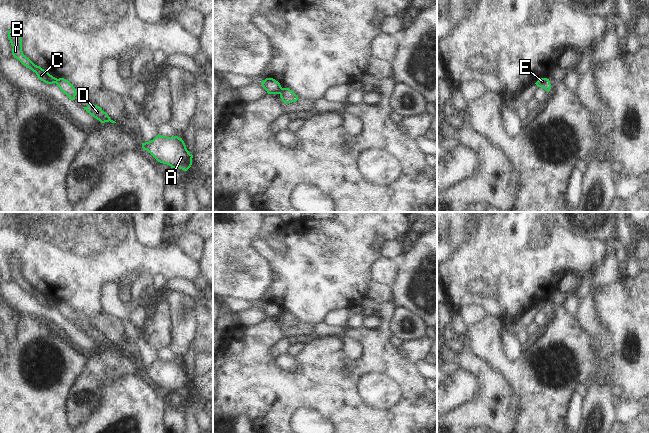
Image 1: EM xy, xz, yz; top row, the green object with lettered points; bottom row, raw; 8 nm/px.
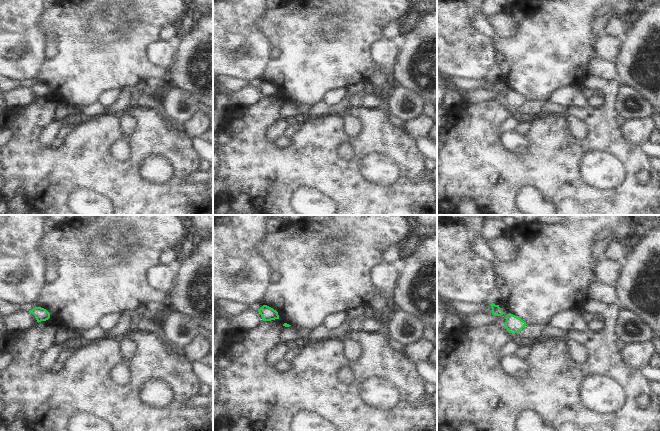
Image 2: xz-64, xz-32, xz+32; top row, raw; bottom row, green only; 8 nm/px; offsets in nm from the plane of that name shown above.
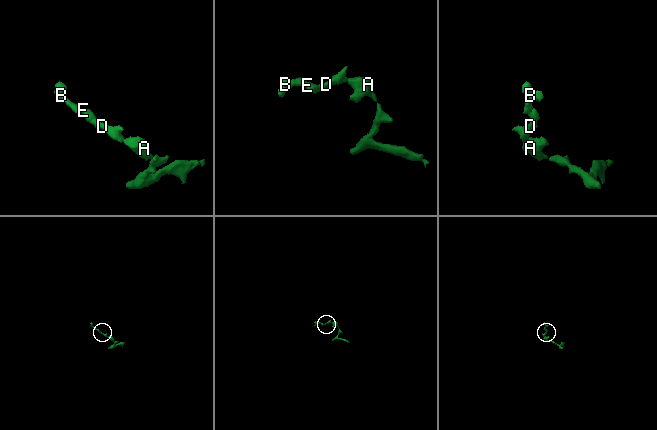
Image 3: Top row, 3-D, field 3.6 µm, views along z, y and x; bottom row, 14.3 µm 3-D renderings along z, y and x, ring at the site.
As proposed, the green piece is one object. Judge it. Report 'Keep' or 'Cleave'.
Cleave

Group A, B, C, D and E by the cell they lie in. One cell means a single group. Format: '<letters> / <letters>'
A D E / B C

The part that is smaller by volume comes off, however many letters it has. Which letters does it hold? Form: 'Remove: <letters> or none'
Remove: B, C

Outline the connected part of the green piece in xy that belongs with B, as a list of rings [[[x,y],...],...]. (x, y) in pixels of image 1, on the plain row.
[[[10,253],[8,255],[8,262],[13,270],[12,278],[14,282],[18,283],[24,290],[36,297],[37,301],[47,307],[53,308],[57,306],[57,302],[50,299],[47,294],[35,289],[22,275],[22,259],[17,253]]]

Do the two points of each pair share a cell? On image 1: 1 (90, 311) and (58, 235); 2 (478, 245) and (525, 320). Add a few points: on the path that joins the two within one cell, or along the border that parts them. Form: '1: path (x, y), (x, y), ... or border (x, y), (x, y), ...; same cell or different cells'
1: path (83, 292), (73, 270), (73, 254); same cell
2: border (534, 306), (519, 318), (510, 322); different cells

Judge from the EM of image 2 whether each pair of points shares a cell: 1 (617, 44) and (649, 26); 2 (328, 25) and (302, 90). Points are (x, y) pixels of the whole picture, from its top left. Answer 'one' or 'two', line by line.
1: two
2: one

